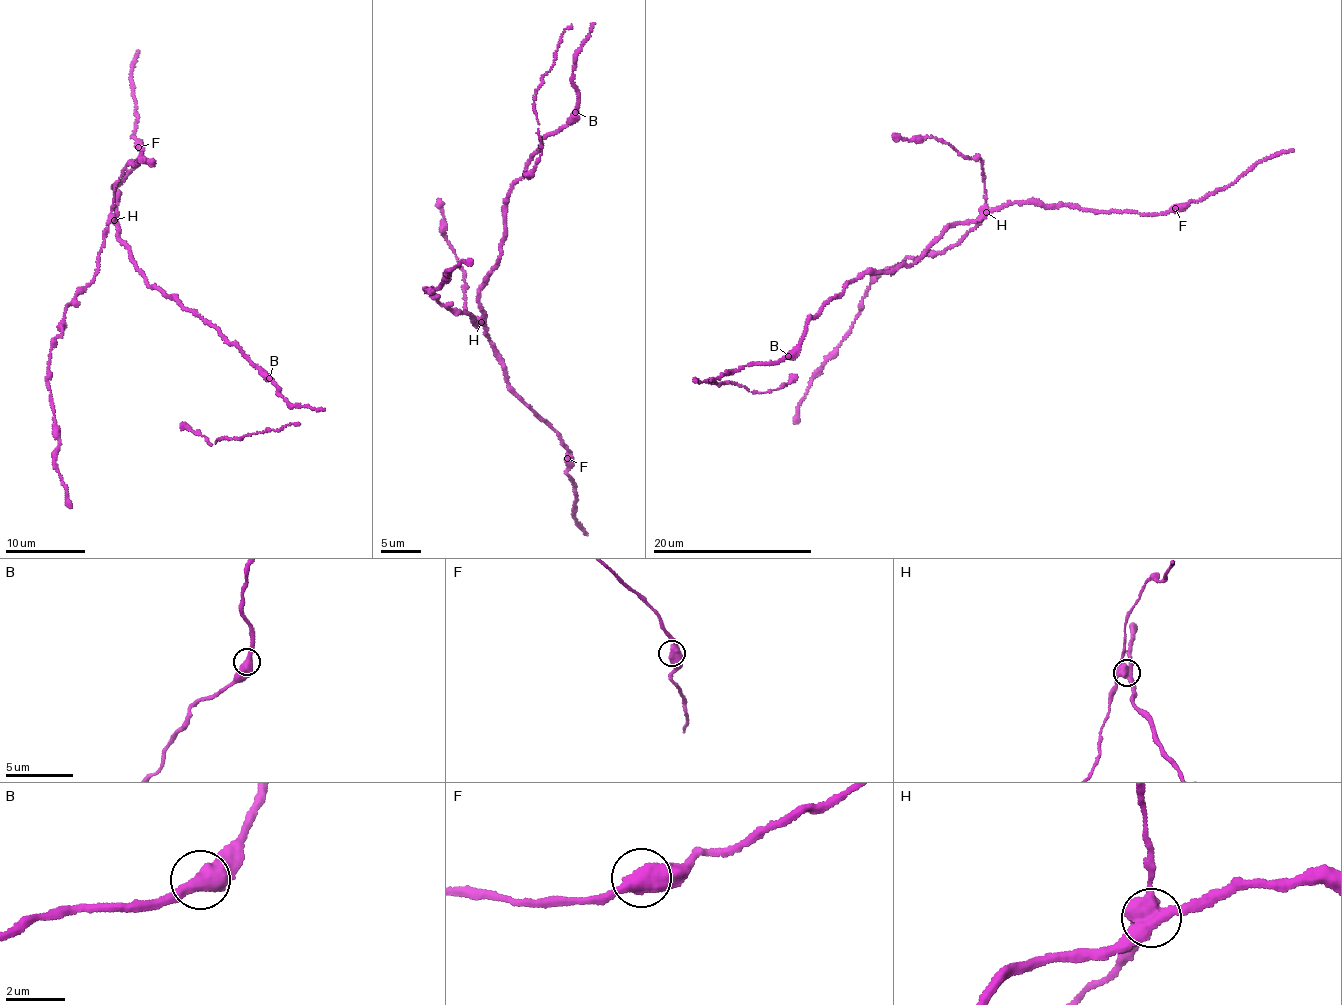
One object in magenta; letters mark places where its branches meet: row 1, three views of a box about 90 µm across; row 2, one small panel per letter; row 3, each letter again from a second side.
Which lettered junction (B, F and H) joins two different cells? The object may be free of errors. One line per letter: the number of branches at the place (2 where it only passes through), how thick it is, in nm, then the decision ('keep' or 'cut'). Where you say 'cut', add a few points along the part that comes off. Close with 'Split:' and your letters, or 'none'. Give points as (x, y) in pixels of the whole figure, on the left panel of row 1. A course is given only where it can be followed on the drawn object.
B: branches 2; calibre 480 nm; keep
F: branches 2; calibre 500 nm; keep
H: branches 4; calibre 480 nm; cut; course (115, 219), (93, 280), (78, 287), (68, 304), (47, 369), (59, 436), (54, 462), (71, 507)
Split: H

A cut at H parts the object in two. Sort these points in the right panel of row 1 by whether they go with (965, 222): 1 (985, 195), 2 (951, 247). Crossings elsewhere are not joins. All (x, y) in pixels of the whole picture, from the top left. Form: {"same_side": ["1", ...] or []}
{"same_side": []}

